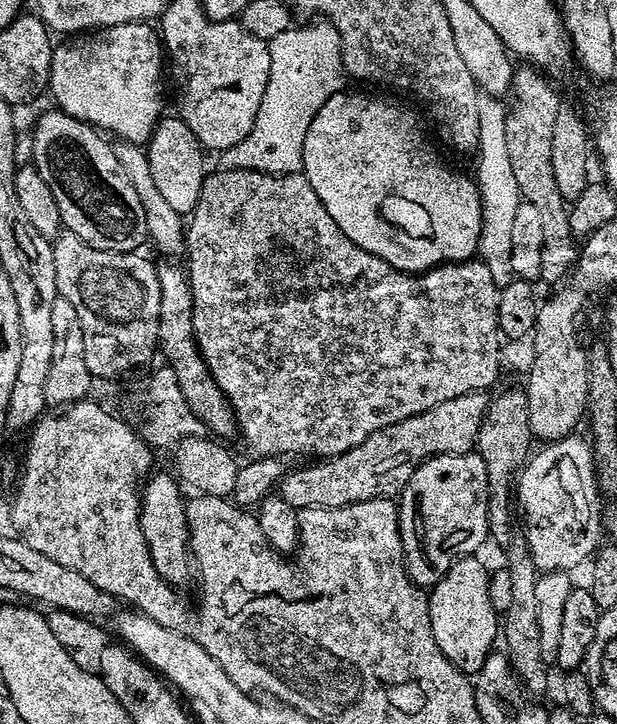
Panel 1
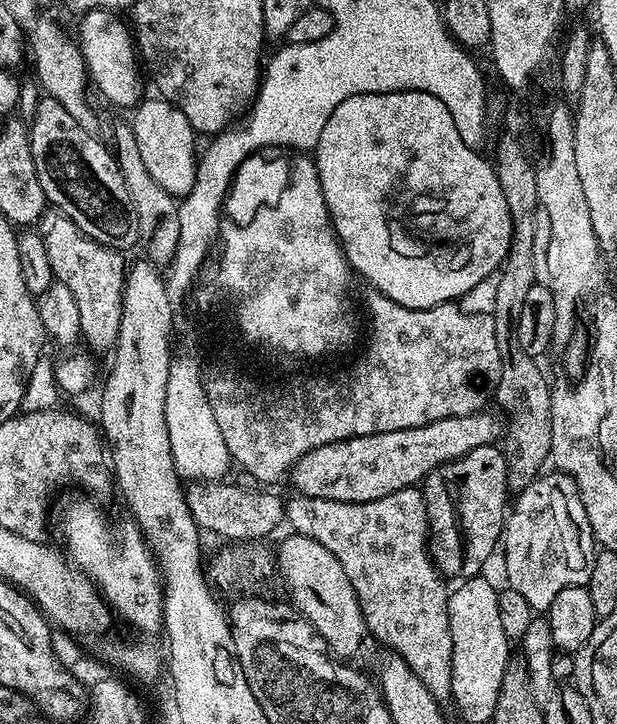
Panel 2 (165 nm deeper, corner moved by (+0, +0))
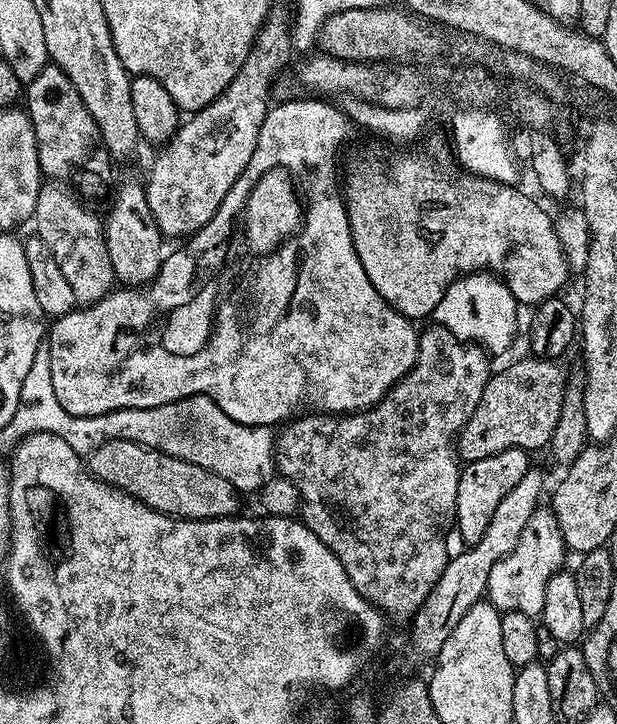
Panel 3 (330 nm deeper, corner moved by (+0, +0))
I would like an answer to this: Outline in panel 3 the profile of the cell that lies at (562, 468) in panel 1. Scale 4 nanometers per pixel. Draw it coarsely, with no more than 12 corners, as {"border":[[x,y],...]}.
{"border":[[537,507],[490,570],[501,612],[543,613],[546,582],[565,567],[562,530]]}

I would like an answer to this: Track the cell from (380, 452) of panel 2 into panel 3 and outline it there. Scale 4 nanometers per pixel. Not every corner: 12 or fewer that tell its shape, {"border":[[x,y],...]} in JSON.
{"border":[[527,359],[489,375],[461,461],[547,449],[570,381]]}

